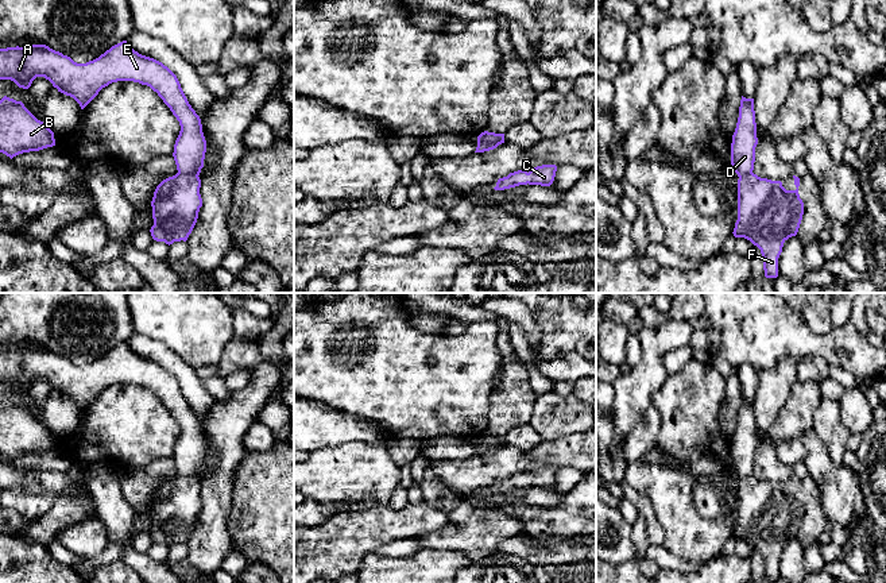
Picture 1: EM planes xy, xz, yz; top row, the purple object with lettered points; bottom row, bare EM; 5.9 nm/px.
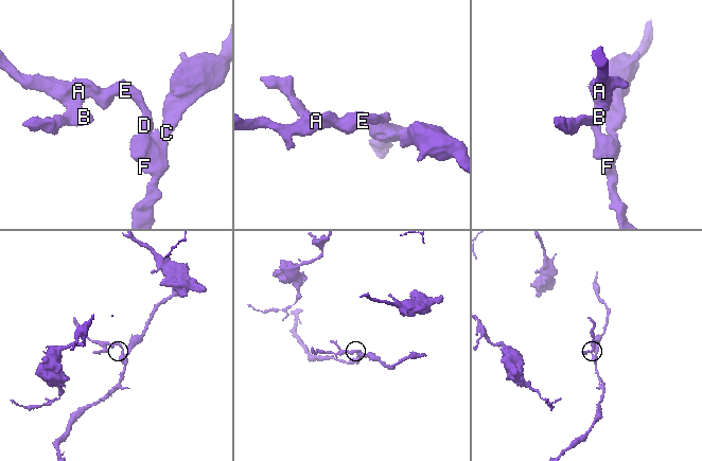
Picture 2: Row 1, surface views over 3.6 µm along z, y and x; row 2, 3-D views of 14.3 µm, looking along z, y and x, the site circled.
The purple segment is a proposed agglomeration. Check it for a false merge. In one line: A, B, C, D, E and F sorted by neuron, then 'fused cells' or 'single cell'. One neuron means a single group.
A B D E / C F; fused cells

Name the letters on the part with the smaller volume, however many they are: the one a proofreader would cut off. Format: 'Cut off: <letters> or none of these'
Cut off: A, B, D, E

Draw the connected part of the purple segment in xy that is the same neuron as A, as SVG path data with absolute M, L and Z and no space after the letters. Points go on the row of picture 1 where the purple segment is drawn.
M127 40L112 46L98 58L86 63L77 63L70 57L46 45L0 49L0 80L11 80L19 88L28 89L36 77L45 77L58 92L73 97L80 104L81 109L84 109L102 88L112 82L134 81L150 86L170 108L181 126L173 152L178 173L200 175L206 152L206 140L200 116L189 104L177 76L162 62L135 51Z

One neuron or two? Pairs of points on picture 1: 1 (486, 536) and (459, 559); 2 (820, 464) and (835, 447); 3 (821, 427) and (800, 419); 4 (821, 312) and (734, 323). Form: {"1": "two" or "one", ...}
{"1": "two", "2": "two", "3": "two", "4": "two"}

